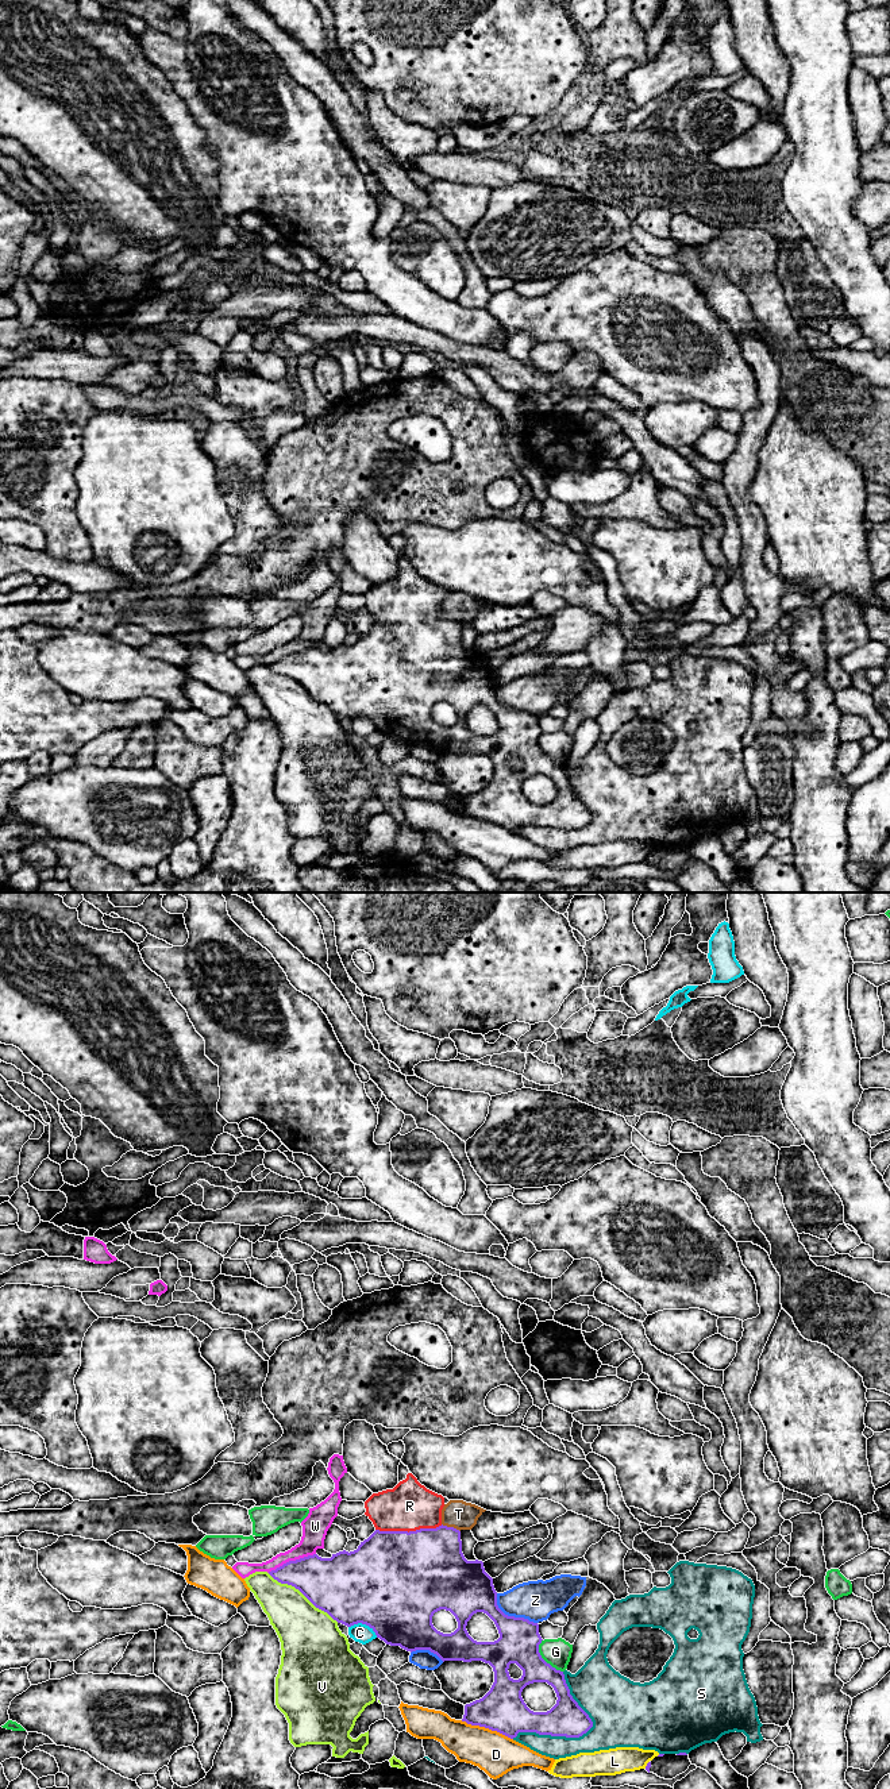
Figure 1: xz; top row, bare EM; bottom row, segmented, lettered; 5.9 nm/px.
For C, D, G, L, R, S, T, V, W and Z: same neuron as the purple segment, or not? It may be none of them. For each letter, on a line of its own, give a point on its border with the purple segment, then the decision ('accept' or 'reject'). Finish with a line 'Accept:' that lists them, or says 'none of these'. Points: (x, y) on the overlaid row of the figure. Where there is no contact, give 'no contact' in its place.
C: xz (363, 1623) | reject
D: xz (486, 1727) | reject
G: xz (542, 1658) | reject
L: xz (647, 1765) | reject
R: xz (407, 1531) | accept
S: xz (578, 1737) | reject
T: xz (451, 1527) | reject
V: xz (303, 1593) | reject
W: xz (291, 1561) | reject
Z: xz (511, 1616) | reject
Accept: R

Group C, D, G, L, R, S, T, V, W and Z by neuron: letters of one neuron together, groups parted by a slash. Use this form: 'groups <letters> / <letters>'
groups C / D / G / L / R / S / T / V / W / Z

